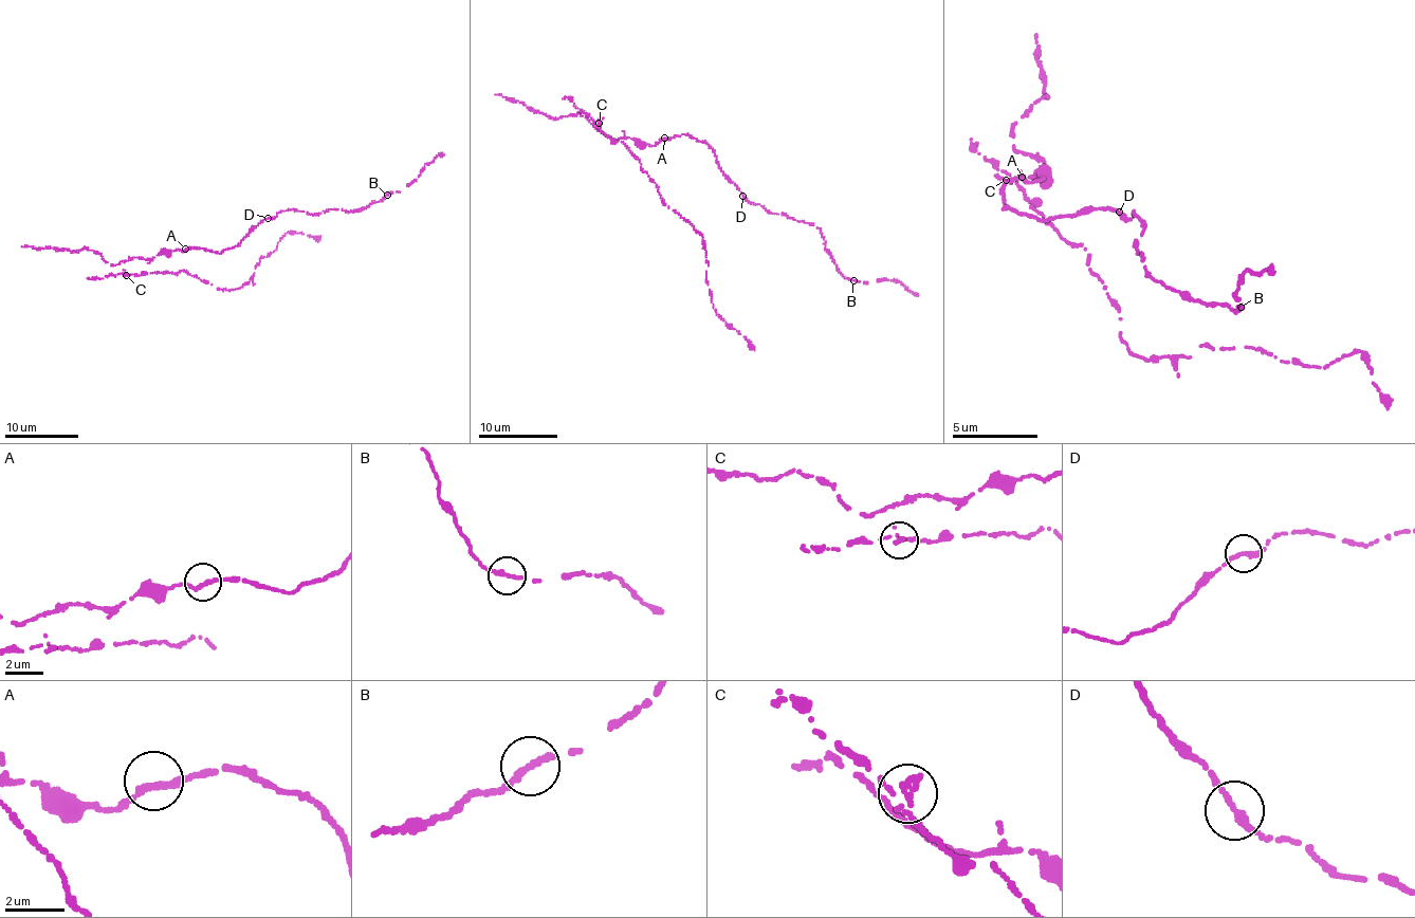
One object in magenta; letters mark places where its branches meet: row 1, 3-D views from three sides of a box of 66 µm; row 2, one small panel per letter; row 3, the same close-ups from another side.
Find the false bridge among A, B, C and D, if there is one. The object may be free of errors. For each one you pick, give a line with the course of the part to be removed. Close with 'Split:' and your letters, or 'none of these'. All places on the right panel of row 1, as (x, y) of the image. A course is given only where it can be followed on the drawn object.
C: (1005, 180), (1081, 244), (1120, 311), (1121, 340), (1142, 359), (1267, 349), (1321, 368), (1364, 356), (1394, 400)
Split: C

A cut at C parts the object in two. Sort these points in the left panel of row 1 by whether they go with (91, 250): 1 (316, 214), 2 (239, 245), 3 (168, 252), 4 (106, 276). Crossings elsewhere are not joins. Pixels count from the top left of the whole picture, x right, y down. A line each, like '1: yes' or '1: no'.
1: yes
2: yes
3: yes
4: no

